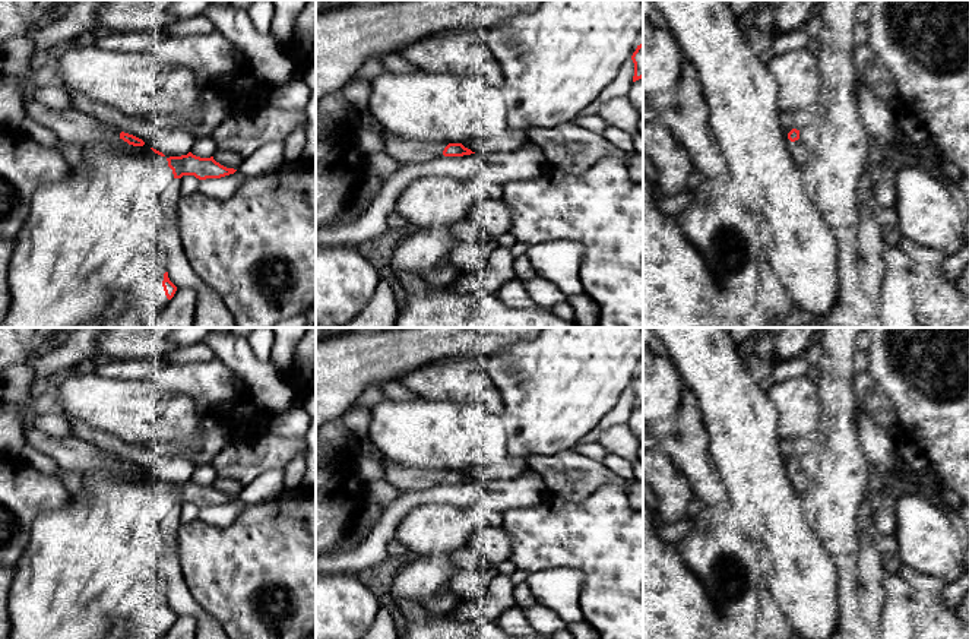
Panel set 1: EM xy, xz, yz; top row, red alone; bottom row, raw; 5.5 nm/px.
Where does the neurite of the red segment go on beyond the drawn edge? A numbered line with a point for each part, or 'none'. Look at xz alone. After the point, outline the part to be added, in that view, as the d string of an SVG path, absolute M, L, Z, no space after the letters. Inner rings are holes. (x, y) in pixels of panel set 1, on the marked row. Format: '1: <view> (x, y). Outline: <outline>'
1: xz (407, 152). Outline: M386 137L384 154L395 158L400 165L417 165L444 156L449 143L418 142L402 137Z

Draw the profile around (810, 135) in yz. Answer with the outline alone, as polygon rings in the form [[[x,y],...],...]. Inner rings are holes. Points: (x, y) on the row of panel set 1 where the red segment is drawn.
[[[817,124],[805,126],[799,130],[799,139],[813,151],[820,142],[820,130]]]

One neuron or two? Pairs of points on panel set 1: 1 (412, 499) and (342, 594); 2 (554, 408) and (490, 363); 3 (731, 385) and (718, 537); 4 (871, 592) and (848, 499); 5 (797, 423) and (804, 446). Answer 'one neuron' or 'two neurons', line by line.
1: two neurons
2: one neuron
3: two neurons
4: two neurons
5: two neurons

